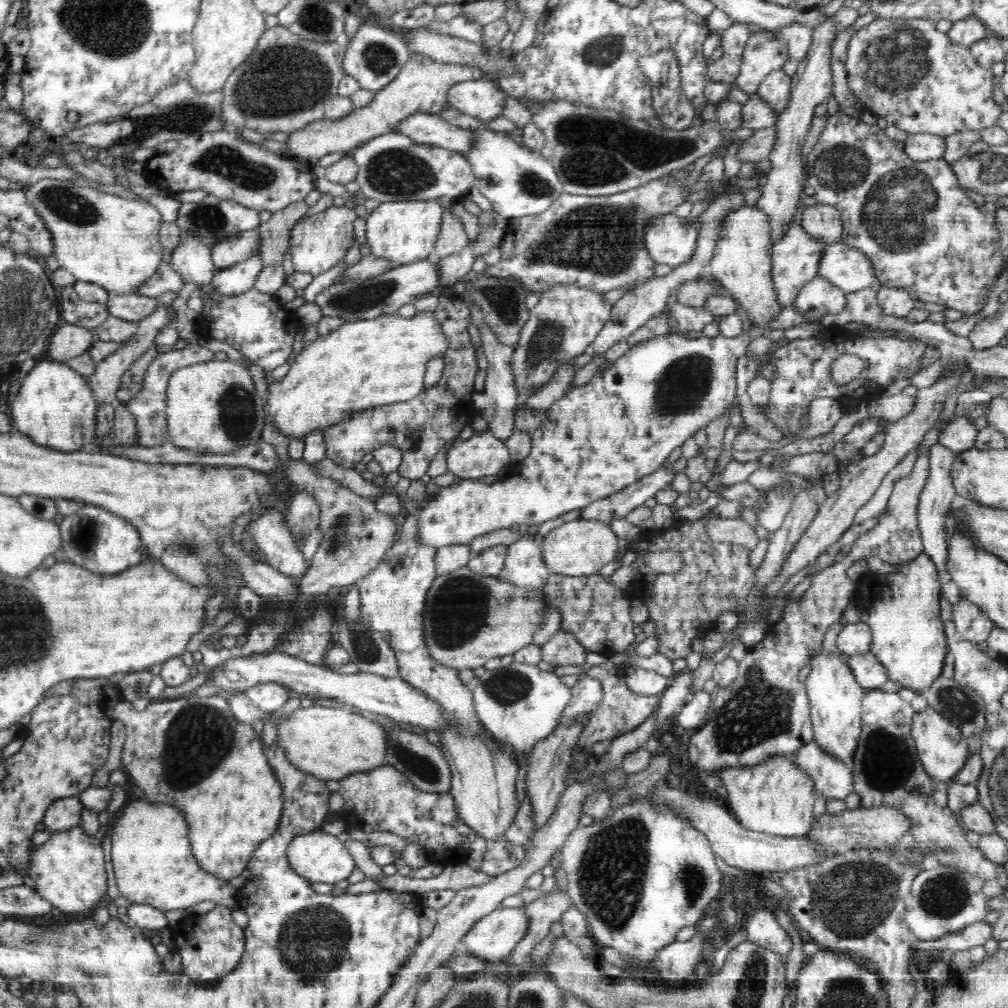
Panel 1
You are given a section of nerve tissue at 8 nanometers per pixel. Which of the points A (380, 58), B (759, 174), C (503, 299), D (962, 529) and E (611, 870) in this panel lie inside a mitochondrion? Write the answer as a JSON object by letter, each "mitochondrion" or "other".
{"A":"mitochondrion","B":"other","C":"mitochondrion","D":"other","E":"mitochondrion"}

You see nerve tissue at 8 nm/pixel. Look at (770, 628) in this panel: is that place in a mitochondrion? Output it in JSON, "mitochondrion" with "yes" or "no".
{"mitochondrion":"no"}

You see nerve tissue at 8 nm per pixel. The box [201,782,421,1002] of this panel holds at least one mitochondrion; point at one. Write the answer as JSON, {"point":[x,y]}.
{"point":[312,942]}

